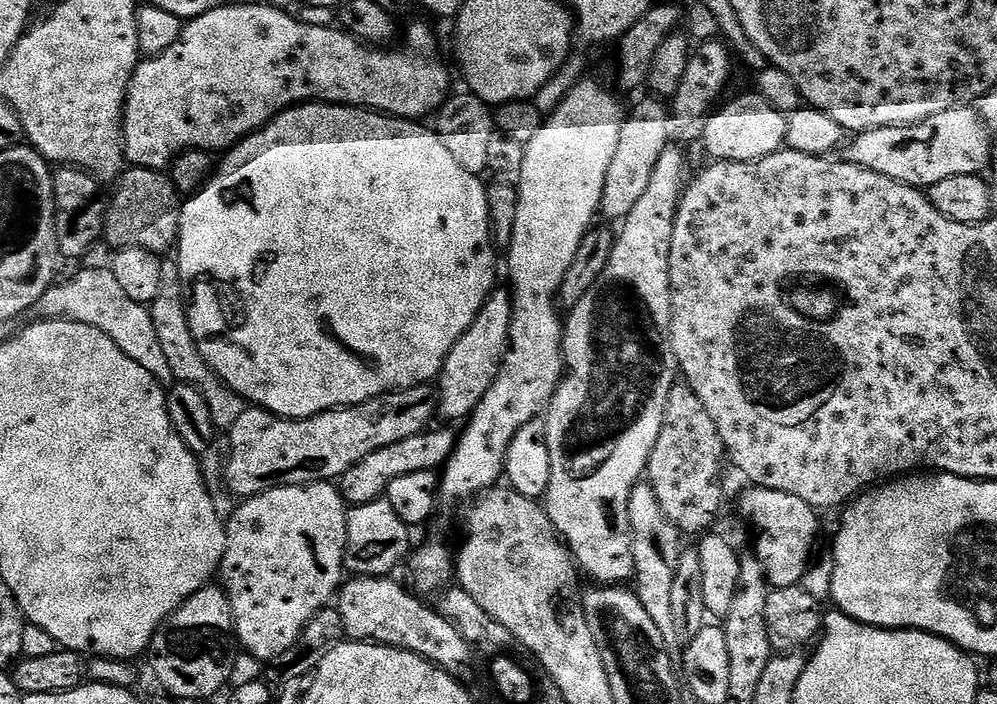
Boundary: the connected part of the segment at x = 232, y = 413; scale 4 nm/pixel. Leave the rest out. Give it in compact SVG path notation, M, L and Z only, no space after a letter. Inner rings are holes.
M166 256L161 261L160 288L156 298L151 302L149 312L162 351L165 352L165 357L169 361L173 379L177 383L190 384L198 388L206 398L207 405L210 406L211 417L214 418L216 428L218 430L230 429L245 413L248 403L232 388L221 382L220 376L205 362L201 351L198 350L189 326L186 289L181 278L179 259Z

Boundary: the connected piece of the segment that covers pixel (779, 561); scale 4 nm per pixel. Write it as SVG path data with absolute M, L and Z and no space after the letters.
M745 487L740 496L740 512L756 531L754 553L765 570L769 585L773 589L794 587L808 575L812 547L816 544L817 509L811 508L802 498L786 494L782 490Z

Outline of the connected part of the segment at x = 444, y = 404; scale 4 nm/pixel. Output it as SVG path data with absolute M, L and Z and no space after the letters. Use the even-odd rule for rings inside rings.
M493 290L488 295L487 302L478 310L478 318L458 338L454 350L446 358L444 368L438 377L438 416L441 421L467 421L478 402L486 398L486 390L494 386L501 366L504 365L504 356L508 353L510 340L510 326L512 325L512 293L511 291Z

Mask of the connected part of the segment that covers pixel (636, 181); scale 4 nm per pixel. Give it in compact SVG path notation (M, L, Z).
M649 98L636 104L625 115L622 134L618 138L618 150L614 150L614 162L610 162L610 170L606 170L606 186L602 190L602 202L599 215L608 220L623 221L641 199L642 194L653 177L654 166L658 158L673 143L673 117L660 98Z

